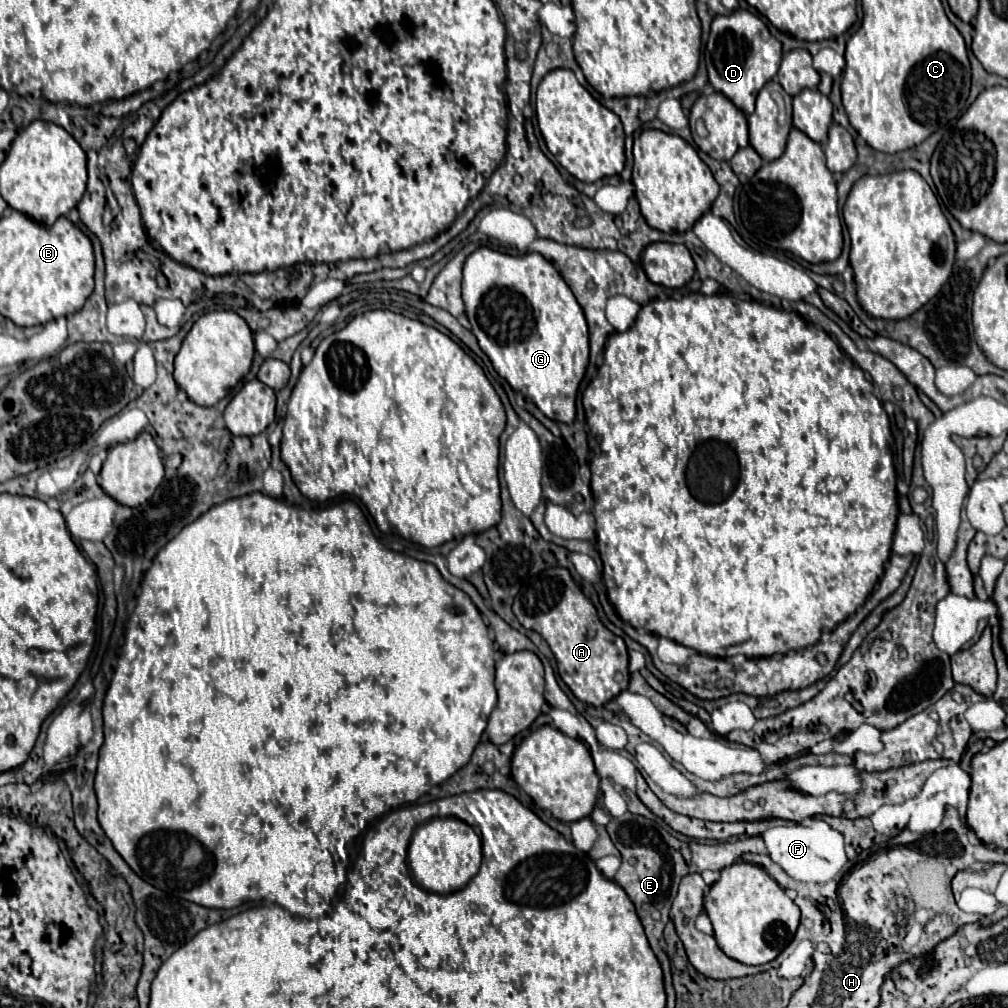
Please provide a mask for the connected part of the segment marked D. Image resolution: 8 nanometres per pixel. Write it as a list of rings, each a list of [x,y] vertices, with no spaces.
[[[734,10],[728,16],[716,16],[706,52],[710,58],[706,68],[714,90],[728,96],[744,114],[752,114],[760,88],[776,76],[782,60],[782,44],[770,34],[768,24],[748,10]]]

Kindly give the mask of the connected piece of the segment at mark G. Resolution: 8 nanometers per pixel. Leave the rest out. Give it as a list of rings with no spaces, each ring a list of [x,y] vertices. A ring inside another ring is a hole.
[[[478,248],[464,262],[462,298],[466,316],[472,324],[472,334],[478,338],[478,344],[490,358],[494,370],[526,400],[534,402],[550,420],[572,424],[578,386],[588,366],[588,324],[570,286],[556,268],[538,252],[510,256],[490,248]]]

